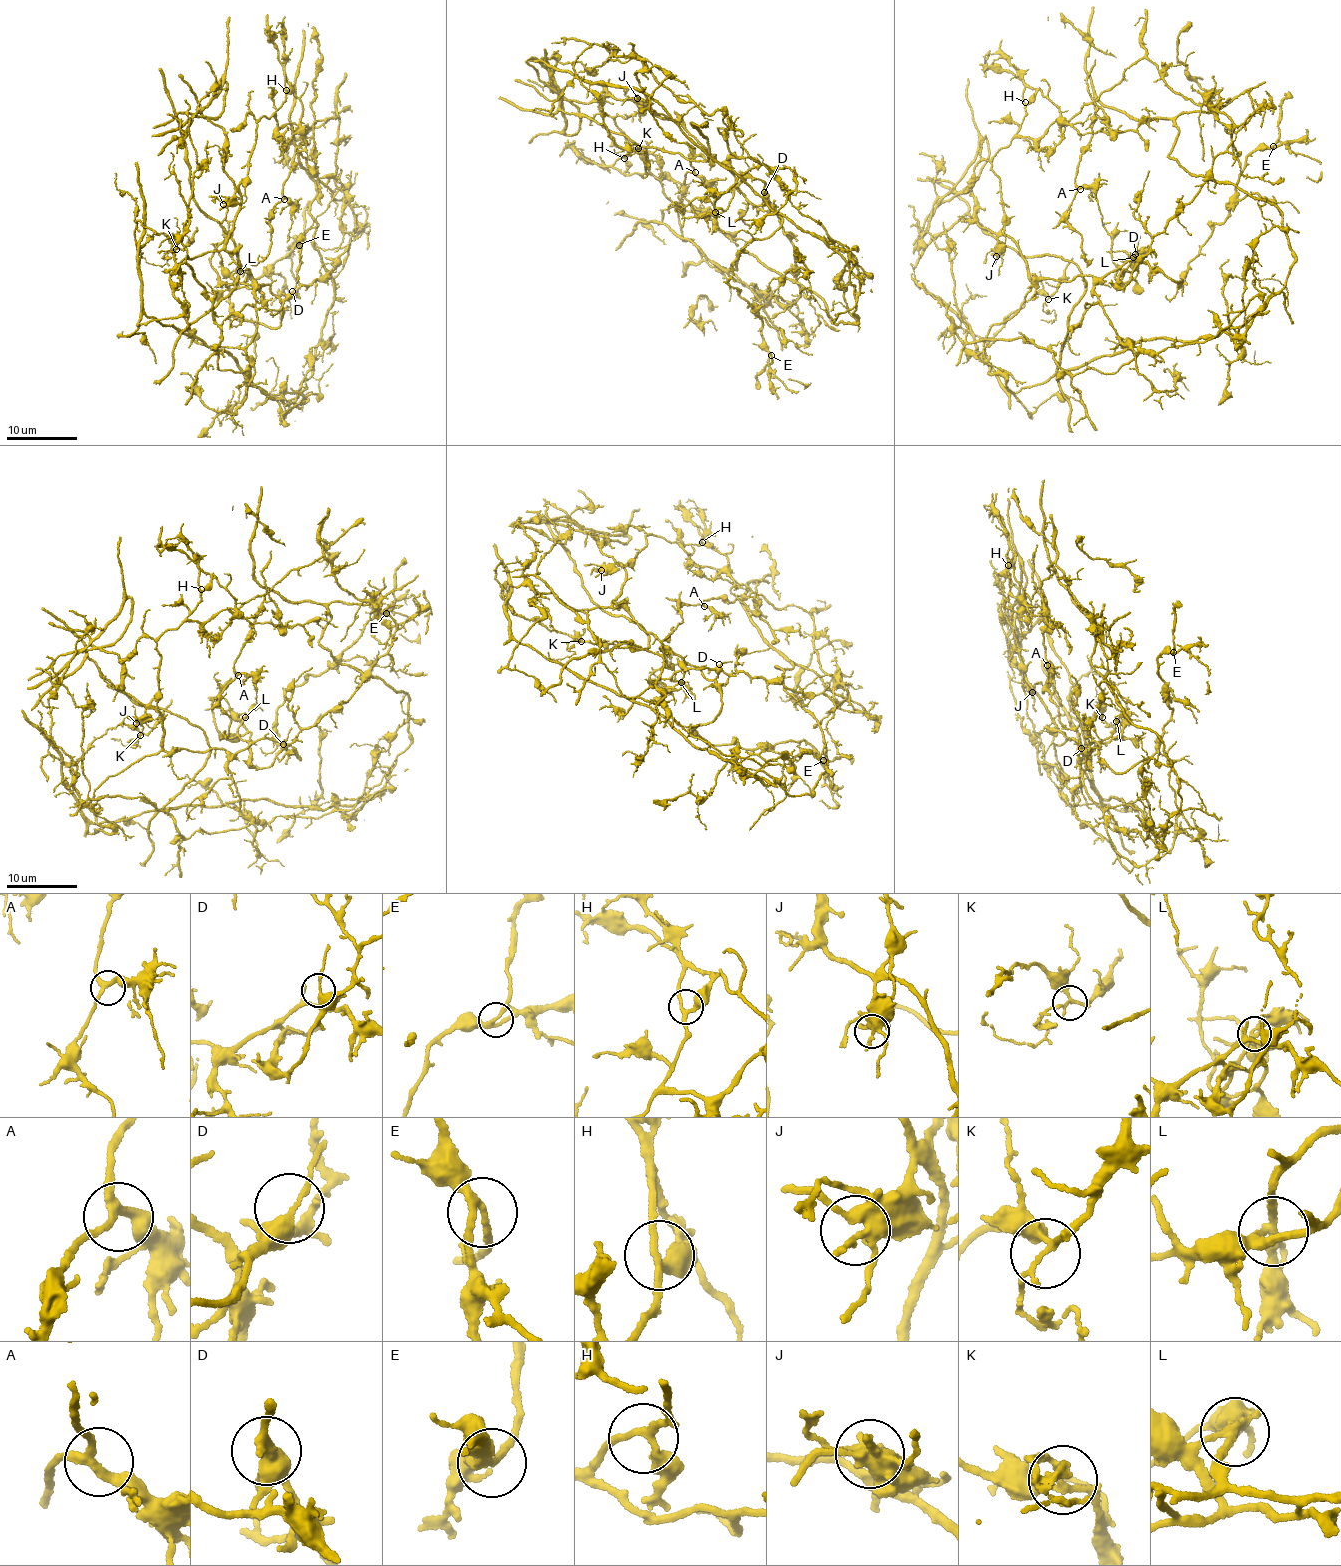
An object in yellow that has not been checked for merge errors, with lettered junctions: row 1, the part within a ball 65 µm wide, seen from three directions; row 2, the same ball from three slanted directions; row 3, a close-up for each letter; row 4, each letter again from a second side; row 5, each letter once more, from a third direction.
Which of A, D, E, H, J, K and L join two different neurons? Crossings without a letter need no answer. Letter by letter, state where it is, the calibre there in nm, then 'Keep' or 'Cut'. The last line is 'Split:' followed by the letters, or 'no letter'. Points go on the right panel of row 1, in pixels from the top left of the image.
A: Place: (1080, 189). Thickness 240 nm. Keep
D: Place: (1135, 254). Thickness 320 nm. Keep
E: Place: (1273, 146). Thickness 190 nm. Keep
H: Place: (1025, 102). Thickness 190 nm. Keep
J: Place: (996, 256). Thickness 320 nm. Keep
K: Place: (1048, 299). Thickness 160 nm. Keep
L: Place: (1133, 257). Thickness 200 nm. Cut
Split: L

